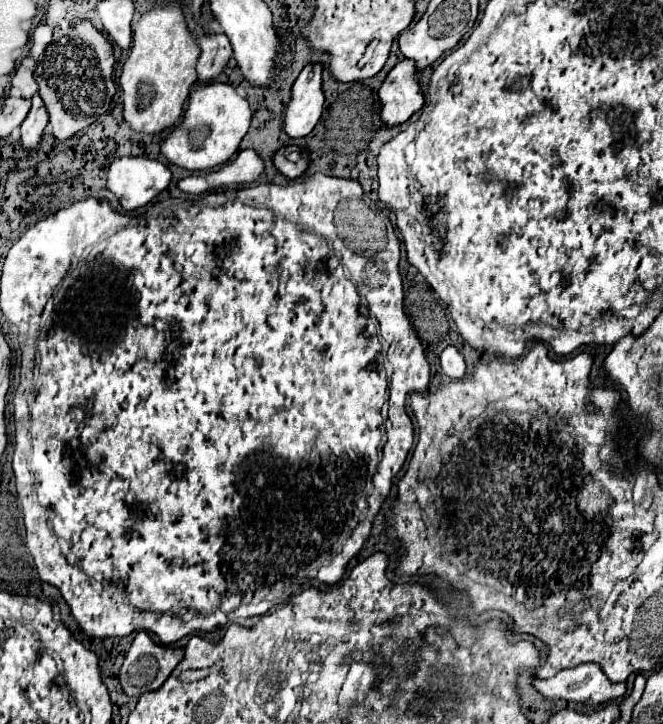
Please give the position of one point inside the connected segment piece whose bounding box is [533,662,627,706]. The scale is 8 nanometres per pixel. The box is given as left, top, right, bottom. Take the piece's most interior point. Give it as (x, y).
(585, 683)

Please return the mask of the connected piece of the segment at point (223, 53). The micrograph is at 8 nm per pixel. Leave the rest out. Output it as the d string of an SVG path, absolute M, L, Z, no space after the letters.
M213 34L213 36L203 36L199 38L201 46L201 56L197 60L197 76L201 82L213 80L213 76L219 76L229 58L233 56L229 38L225 34Z

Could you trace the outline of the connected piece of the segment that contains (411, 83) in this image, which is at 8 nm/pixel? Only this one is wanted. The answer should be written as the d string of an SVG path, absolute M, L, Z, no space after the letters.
M409 58L401 60L385 78L379 88L381 98L381 118L387 126L401 124L409 120L417 110L423 108L423 84L421 70Z

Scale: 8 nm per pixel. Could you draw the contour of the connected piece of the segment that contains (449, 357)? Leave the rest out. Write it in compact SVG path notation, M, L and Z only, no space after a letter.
M447 346L441 352L441 370L453 378L453 380L461 380L467 374L467 366L465 360L461 356L461 352L455 346Z

